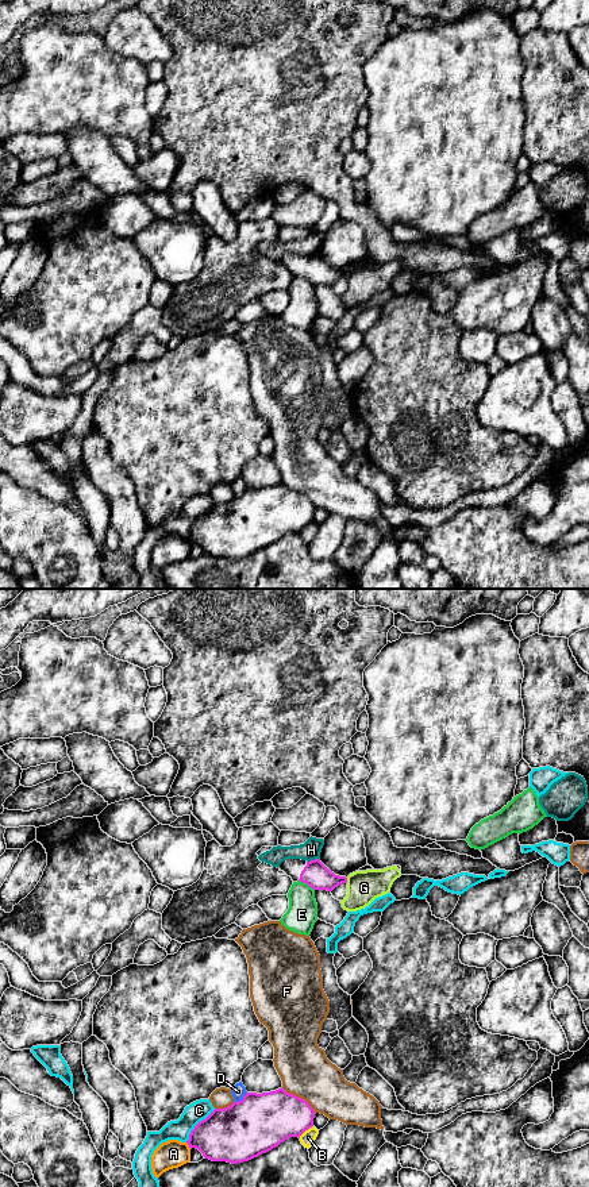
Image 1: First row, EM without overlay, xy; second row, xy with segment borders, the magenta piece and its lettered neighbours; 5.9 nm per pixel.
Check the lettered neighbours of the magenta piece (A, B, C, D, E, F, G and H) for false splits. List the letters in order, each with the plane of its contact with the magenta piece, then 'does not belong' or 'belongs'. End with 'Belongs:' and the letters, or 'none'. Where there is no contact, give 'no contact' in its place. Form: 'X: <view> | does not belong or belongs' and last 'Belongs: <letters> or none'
A: xy | does not belong
B: xy | does not belong
C: xy | does not belong
D: xy | does not belong
E: xy | does not belong
F: xy | does not belong
G: xy | does not belong
H: xy | does not belong
Belongs: none

